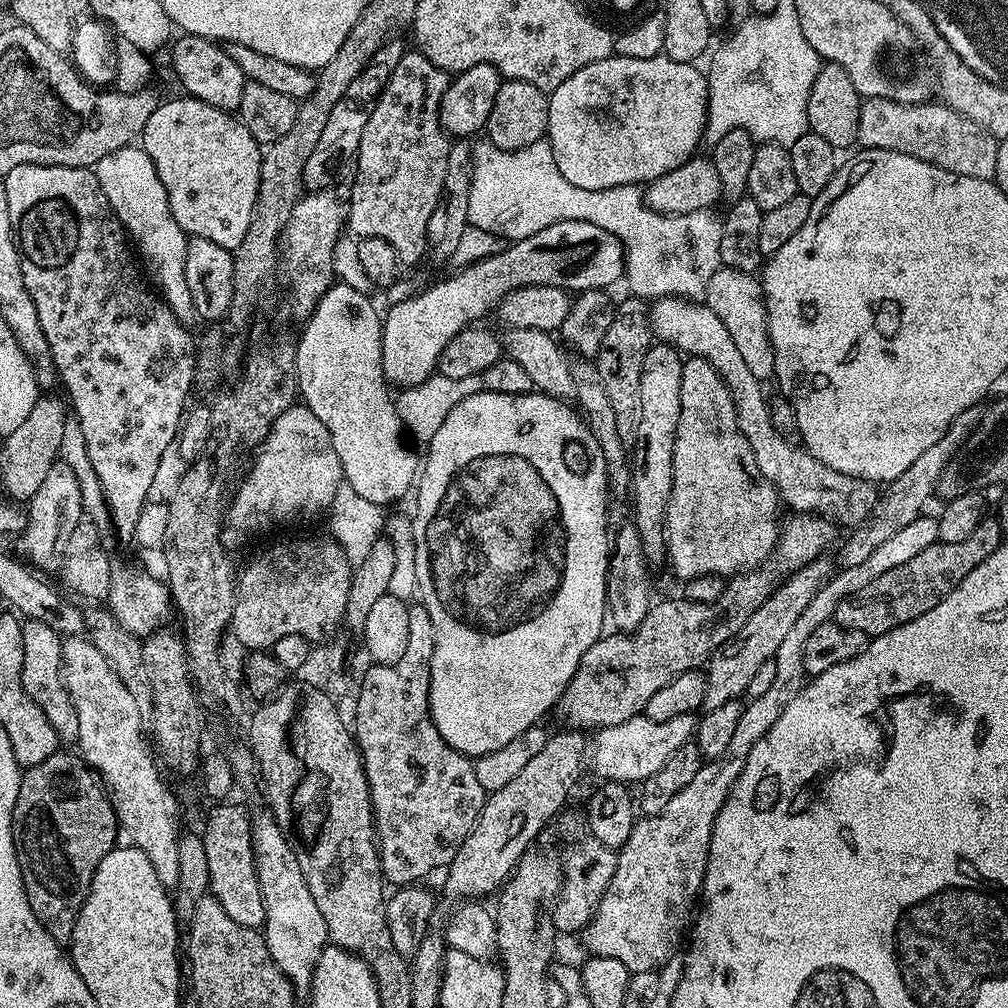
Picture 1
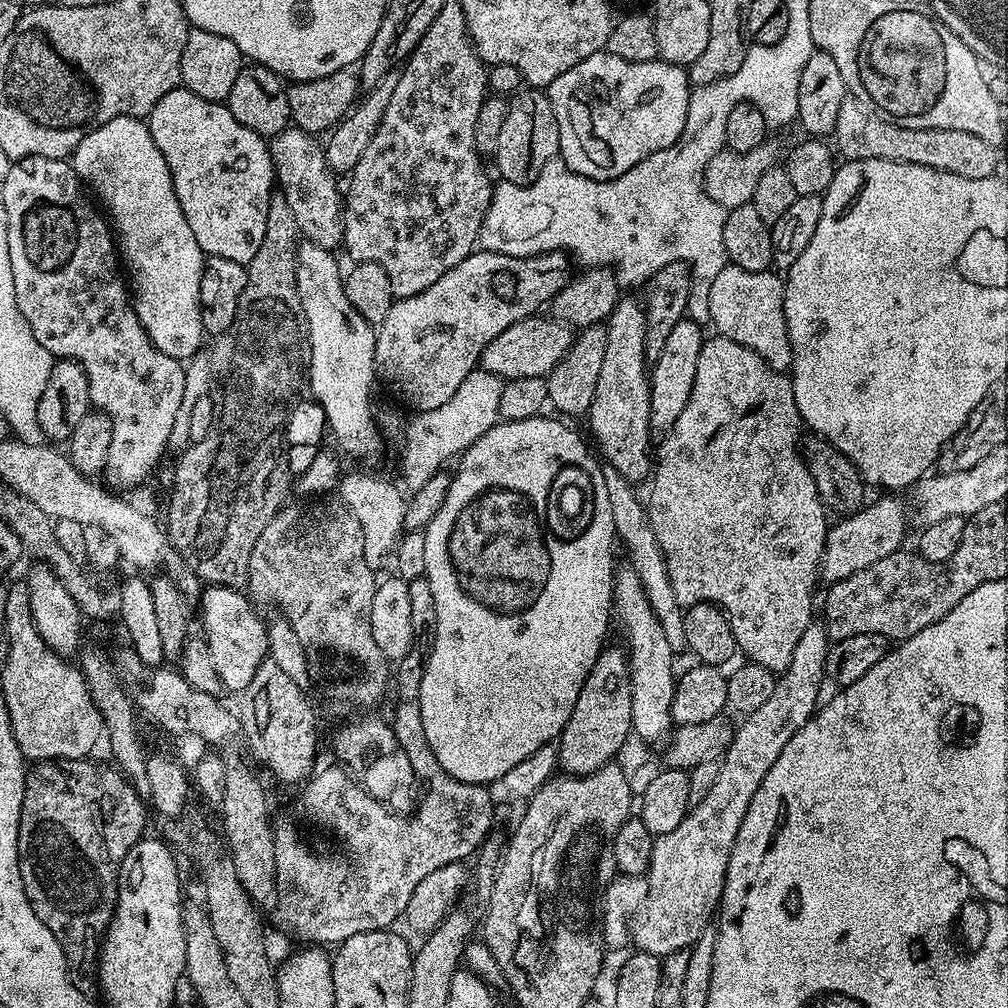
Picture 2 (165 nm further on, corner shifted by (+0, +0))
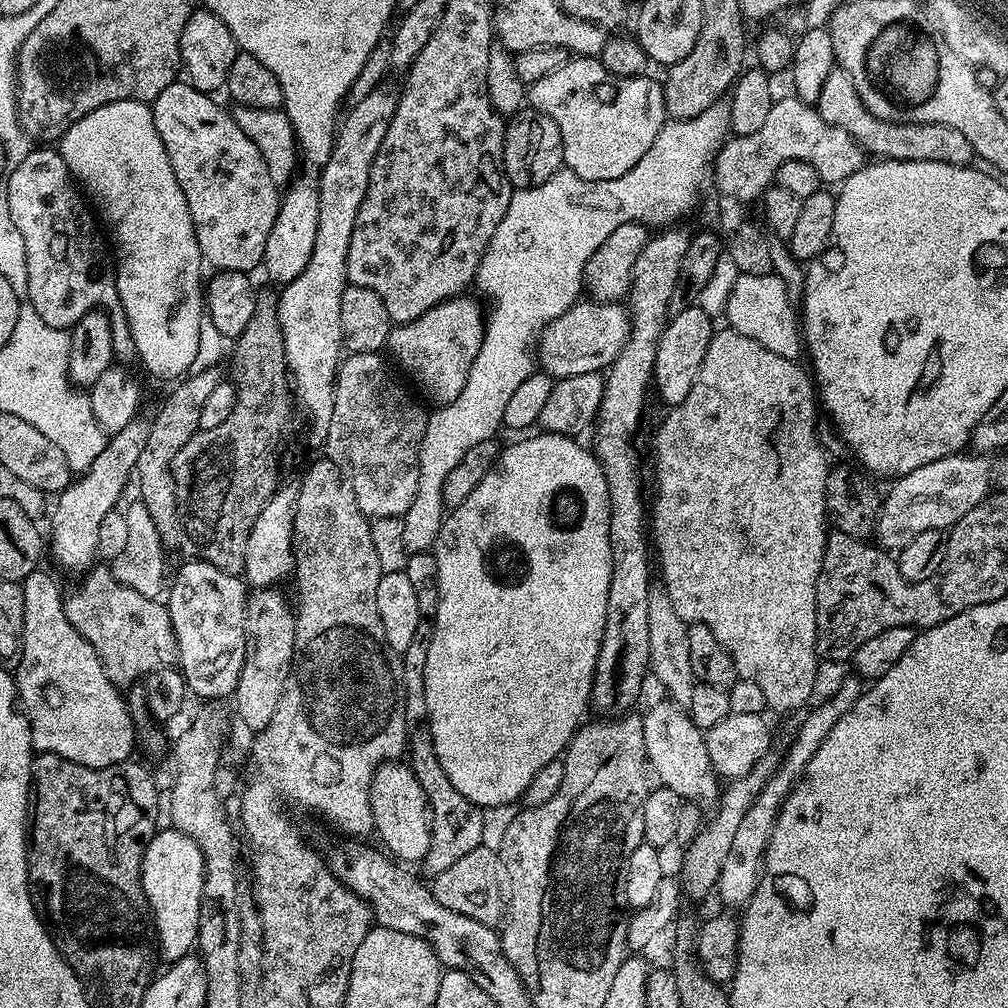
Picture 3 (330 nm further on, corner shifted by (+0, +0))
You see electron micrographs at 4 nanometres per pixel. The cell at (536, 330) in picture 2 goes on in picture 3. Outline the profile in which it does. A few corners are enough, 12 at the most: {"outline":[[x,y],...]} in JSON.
{"outline":[[581,299],[545,324],[539,371],[603,373],[632,321],[619,303]]}

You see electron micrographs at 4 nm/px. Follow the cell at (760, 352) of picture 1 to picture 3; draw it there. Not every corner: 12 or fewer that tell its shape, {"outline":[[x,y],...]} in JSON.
{"outline":[[740,276],[727,327],[787,360],[802,356],[802,324],[786,282]]}

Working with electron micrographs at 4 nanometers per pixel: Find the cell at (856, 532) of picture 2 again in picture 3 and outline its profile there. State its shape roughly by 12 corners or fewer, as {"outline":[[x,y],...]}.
{"outline":[[980,454],[938,458],[899,477],[874,533],[899,550],[948,530],[988,499]]}

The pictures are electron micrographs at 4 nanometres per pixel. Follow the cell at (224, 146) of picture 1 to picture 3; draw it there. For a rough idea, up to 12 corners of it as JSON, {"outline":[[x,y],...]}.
{"outline":[[209,93],[151,101],[203,263],[261,267],[282,192]]}

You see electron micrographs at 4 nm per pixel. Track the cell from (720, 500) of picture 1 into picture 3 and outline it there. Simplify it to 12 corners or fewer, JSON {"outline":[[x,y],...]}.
{"outline":[[713,331],[656,432],[662,588],[771,711],[816,688],[803,363]]}

